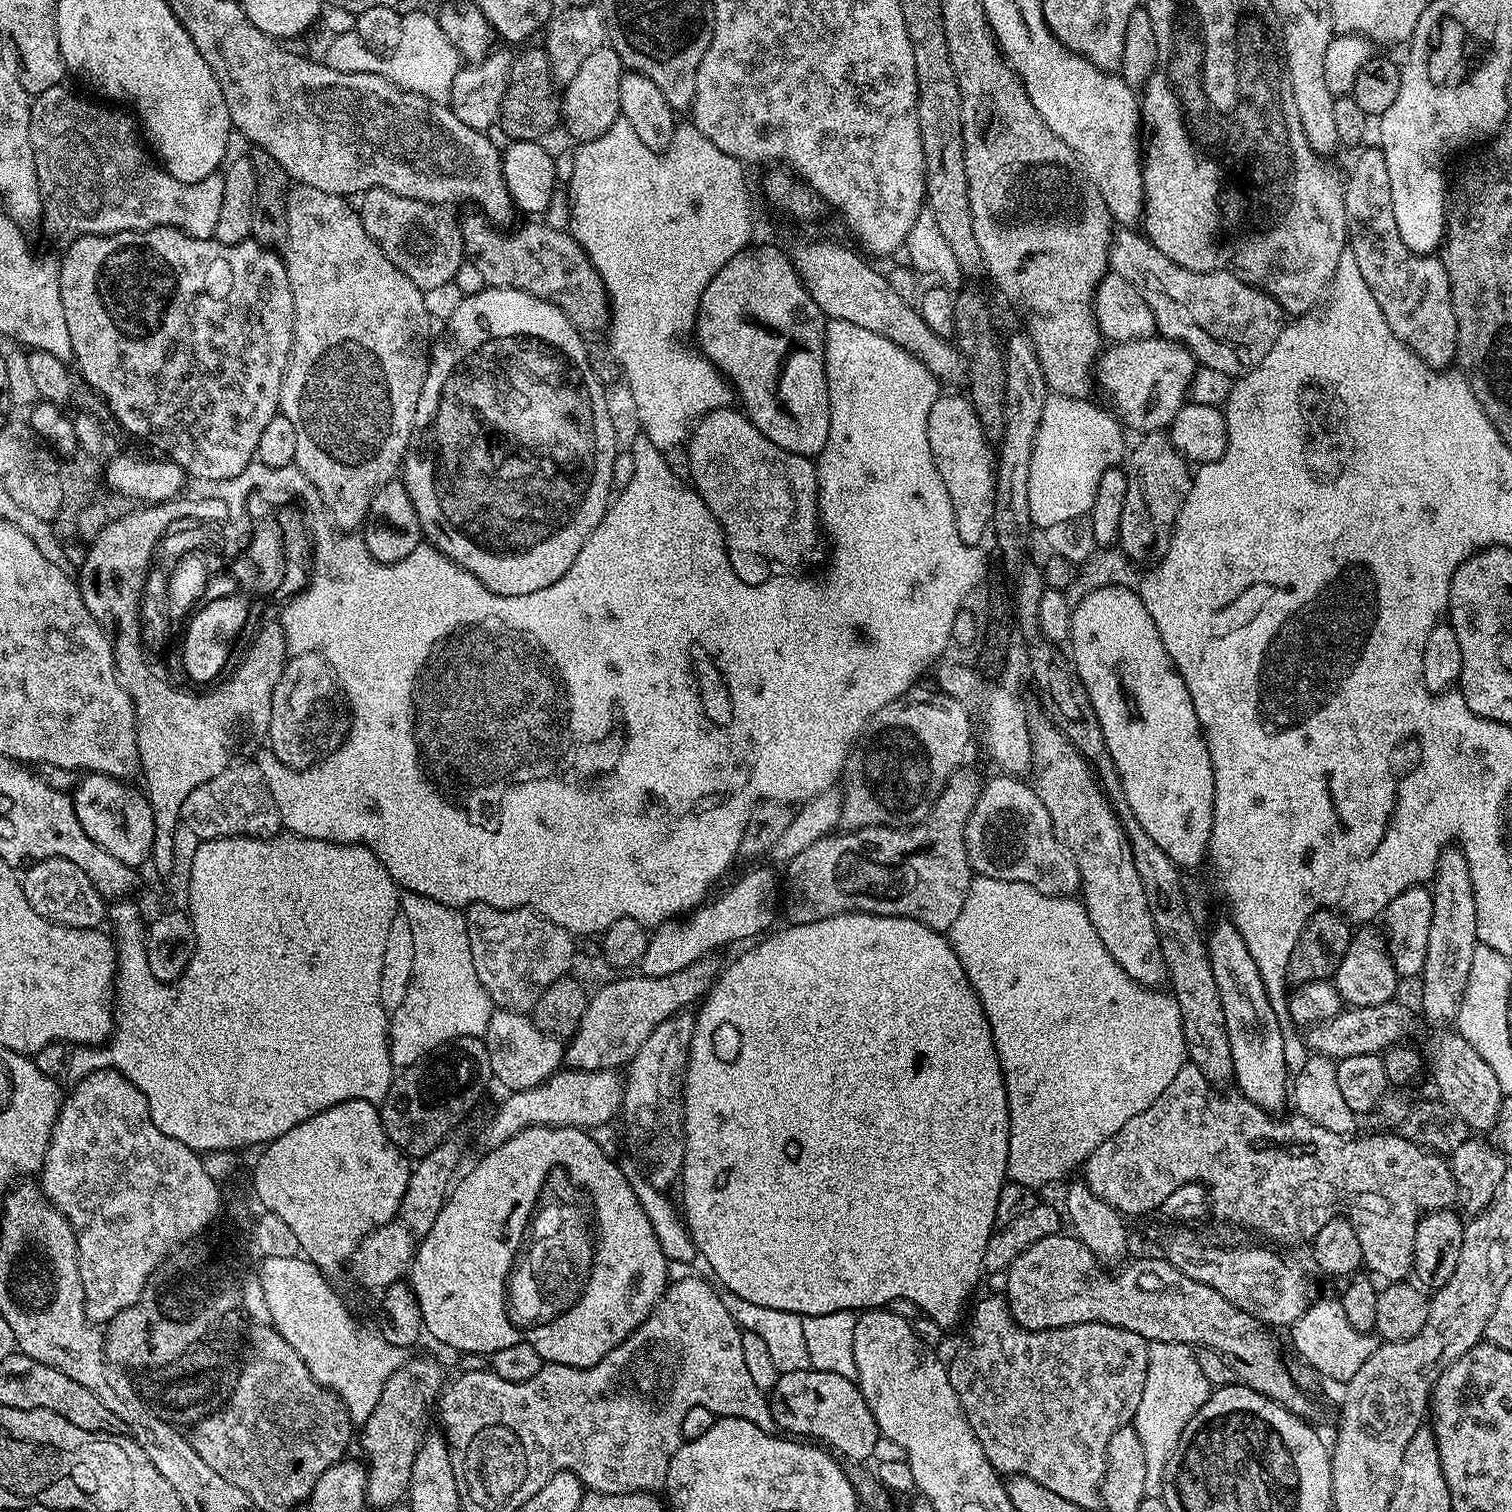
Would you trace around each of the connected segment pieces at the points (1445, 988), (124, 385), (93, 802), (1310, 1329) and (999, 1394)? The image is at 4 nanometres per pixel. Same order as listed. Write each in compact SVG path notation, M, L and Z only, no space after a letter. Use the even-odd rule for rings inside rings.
M1449 846L1438 858L1436 873L1430 881L1434 914L1430 918L1430 939L1426 942L1426 962L1420 984L1420 1004L1424 1007L1425 1021L1433 1020L1436 1026L1455 1021L1464 991L1468 985L1470 966L1478 947L1477 919L1475 918L1474 888L1470 866L1459 847Z
M151 228L145 232L115 232L109 236L77 236L71 241L72 244L65 250L64 256L59 257L60 261L60 293L62 294L62 310L66 314L66 327L70 329L70 346L74 357L75 367L78 369L78 376L84 380L108 403L108 408L112 411L112 416L129 432L132 436L137 436L140 440L145 440L148 444L153 444L157 448L157 453L163 454L167 459L183 468L189 477L197 476L200 480L216 480L223 482L242 474L246 466L253 463L258 438L262 438L262 430L266 430L270 418L278 415L280 406L280 391L282 390L282 378L288 368L288 356L292 353L292 335L294 334L294 298L290 290L290 278L286 274L286 266L283 259L273 249L264 248L257 244L255 240L249 238L241 244L220 244L216 239L199 240L193 236L187 236L176 228Z
M93 772L85 777L81 784L79 781L75 785L70 796L74 814L78 814L82 830L87 837L98 842L98 846L102 846L106 854L114 854L118 862L134 869L139 869L140 864L147 865L156 833L156 819L147 795L143 791L135 792L134 789L127 788L124 785L127 783L115 776L103 776L101 772Z
M1313 1299L1307 1310L1291 1325L1292 1344L1300 1351L1299 1359L1311 1366L1317 1374L1328 1380L1347 1382L1358 1374L1362 1362L1374 1354L1378 1347L1375 1335L1367 1332L1358 1332L1350 1326L1346 1314L1342 1310L1339 1299L1320 1300Z
M1003 1295L988 1296L985 1300L978 1300L971 1305L970 1315L967 1317L967 1320L969 1319L968 1333L965 1334L960 1349L953 1354L952 1361L950 1359L947 1361L946 1367L950 1386L954 1386L964 1416L970 1422L970 1430L974 1430L976 1440L982 1446L986 1458L993 1464L996 1471L1005 1477L1025 1476L1038 1483L1039 1486L1046 1487L1051 1493L1066 1498L1068 1502L1074 1502L1075 1506L1080 1506L1085 1510L1099 1509L1101 1507L1100 1483L1106 1470L1106 1446L1110 1442L1110 1434L1114 1434L1116 1428L1132 1424L1136 1419L1138 1402L1142 1402L1142 1386L1146 1386L1149 1341L1134 1334L1134 1330L1122 1330L1118 1326L1099 1324L1098 1322L1086 1322L1065 1328L1047 1328L1031 1332L1014 1323L1008 1309L1008 1301Z

